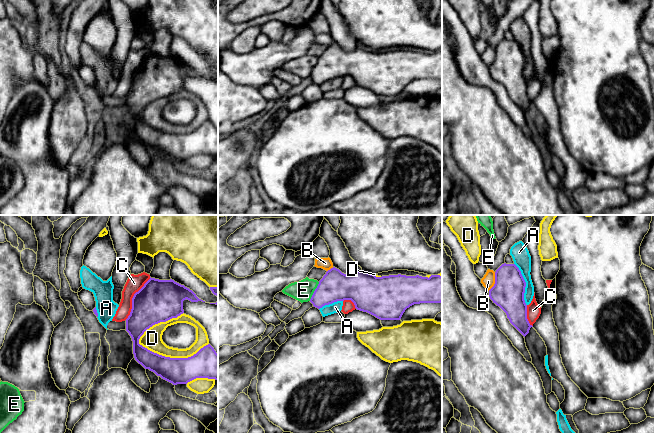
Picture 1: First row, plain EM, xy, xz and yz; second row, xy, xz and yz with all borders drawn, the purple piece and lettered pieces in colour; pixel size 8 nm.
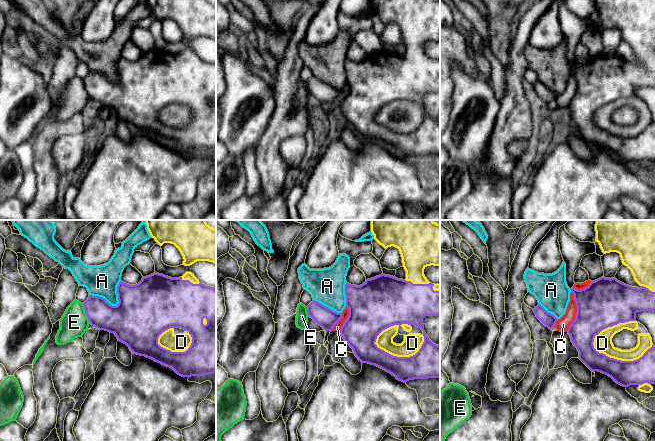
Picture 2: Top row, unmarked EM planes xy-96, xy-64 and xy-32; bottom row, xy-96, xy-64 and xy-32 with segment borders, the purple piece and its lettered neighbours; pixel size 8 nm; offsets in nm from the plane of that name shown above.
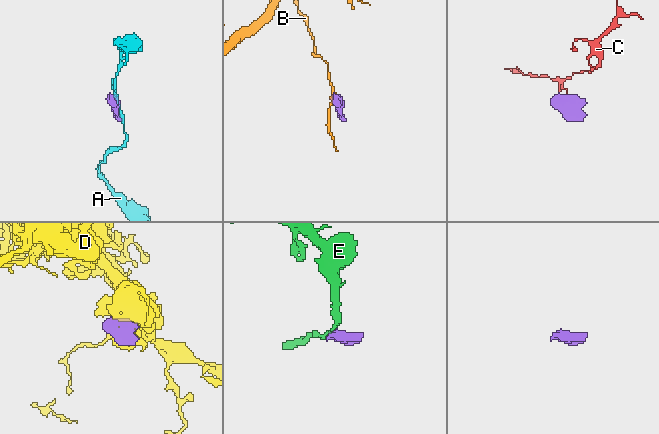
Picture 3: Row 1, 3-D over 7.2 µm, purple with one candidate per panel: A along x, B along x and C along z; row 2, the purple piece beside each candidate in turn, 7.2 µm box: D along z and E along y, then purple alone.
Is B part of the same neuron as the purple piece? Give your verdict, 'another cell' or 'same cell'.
another cell

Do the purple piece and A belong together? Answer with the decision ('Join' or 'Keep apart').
Keep apart

